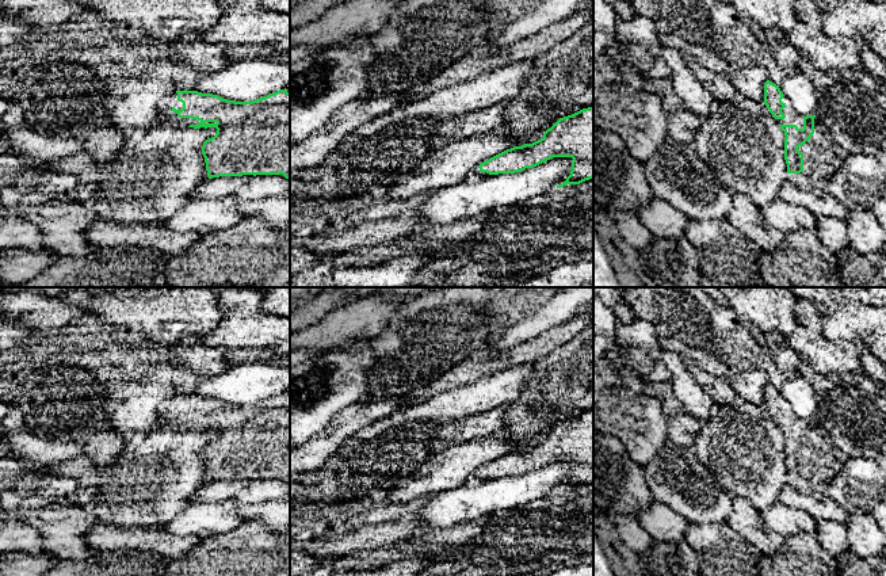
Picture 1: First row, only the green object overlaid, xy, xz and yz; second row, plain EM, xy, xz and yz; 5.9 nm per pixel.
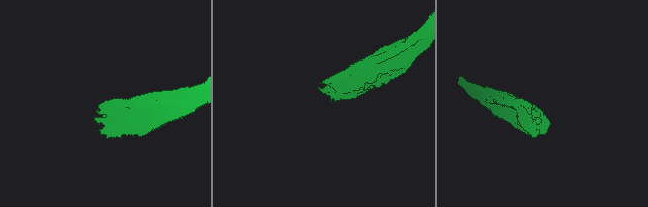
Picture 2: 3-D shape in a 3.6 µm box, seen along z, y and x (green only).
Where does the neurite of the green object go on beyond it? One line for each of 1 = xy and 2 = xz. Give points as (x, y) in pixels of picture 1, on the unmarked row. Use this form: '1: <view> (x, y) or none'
1: xy (165, 408)
2: xz (476, 477)

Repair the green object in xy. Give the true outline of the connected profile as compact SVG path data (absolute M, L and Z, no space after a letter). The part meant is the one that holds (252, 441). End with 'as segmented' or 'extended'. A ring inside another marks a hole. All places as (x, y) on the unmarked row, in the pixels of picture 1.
M286 392L252 405L228 404L198 394L176 394L160 404L159 413L163 419L160 428L217 432L215 439L206 443L202 450L209 482L242 478L278 478L290 482L290 397Z; extended

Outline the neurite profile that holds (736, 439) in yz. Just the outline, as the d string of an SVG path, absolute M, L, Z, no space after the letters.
M738 397L729 405L713 404L710 416L700 421L696 439L688 449L729 493L734 497L745 497L760 512L778 503L783 488L788 485L784 442L784 435L764 407L756 407Z

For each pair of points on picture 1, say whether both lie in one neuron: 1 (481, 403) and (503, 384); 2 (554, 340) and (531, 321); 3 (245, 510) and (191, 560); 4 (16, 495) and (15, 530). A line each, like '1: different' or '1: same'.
1: same
2: different
3: different
4: same

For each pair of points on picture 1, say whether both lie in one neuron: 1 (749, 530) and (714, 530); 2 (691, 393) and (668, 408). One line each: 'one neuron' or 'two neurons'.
1: two neurons
2: two neurons

